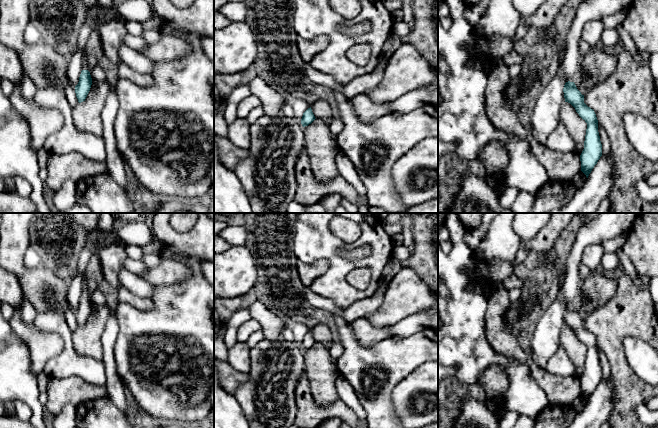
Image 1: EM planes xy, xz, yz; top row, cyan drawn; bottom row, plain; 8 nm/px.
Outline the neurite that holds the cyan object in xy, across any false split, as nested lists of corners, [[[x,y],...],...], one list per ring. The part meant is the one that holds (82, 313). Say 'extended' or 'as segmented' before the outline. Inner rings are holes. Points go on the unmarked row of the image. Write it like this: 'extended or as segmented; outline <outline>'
extended; outline [[[85,276],[83,278],[83,292],[79,301],[79,306],[75,310],[75,317],[78,323],[78,326],[81,327],[85,325],[90,312],[92,309],[92,302],[90,296],[88,295],[88,287]]]

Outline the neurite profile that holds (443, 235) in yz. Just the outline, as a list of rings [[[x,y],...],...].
[[[445,225],[438,229],[438,243],[449,240],[449,232]]]

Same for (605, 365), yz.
[[[600,351],[598,353],[600,365],[602,368],[602,379],[607,380],[611,376],[611,369],[610,369],[610,363],[606,357],[606,355]]]

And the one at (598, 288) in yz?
[[[600,265],[581,280],[579,301],[574,307],[581,318],[585,319],[588,314],[608,303],[617,290],[618,280]]]

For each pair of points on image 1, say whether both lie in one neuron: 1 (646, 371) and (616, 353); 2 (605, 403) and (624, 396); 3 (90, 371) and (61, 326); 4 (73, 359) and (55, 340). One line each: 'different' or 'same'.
1: different
2: different
3: same
4: different

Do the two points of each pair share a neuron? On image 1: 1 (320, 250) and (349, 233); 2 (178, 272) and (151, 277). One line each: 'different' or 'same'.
1: different
2: same

